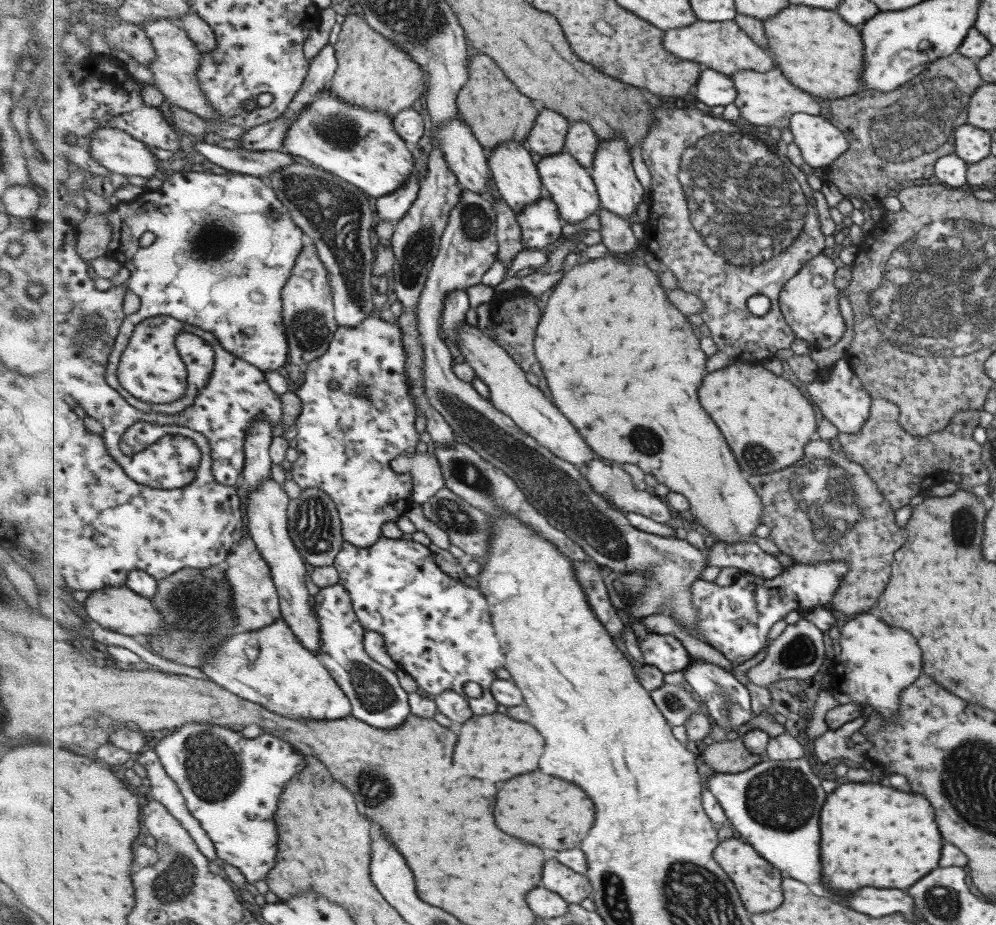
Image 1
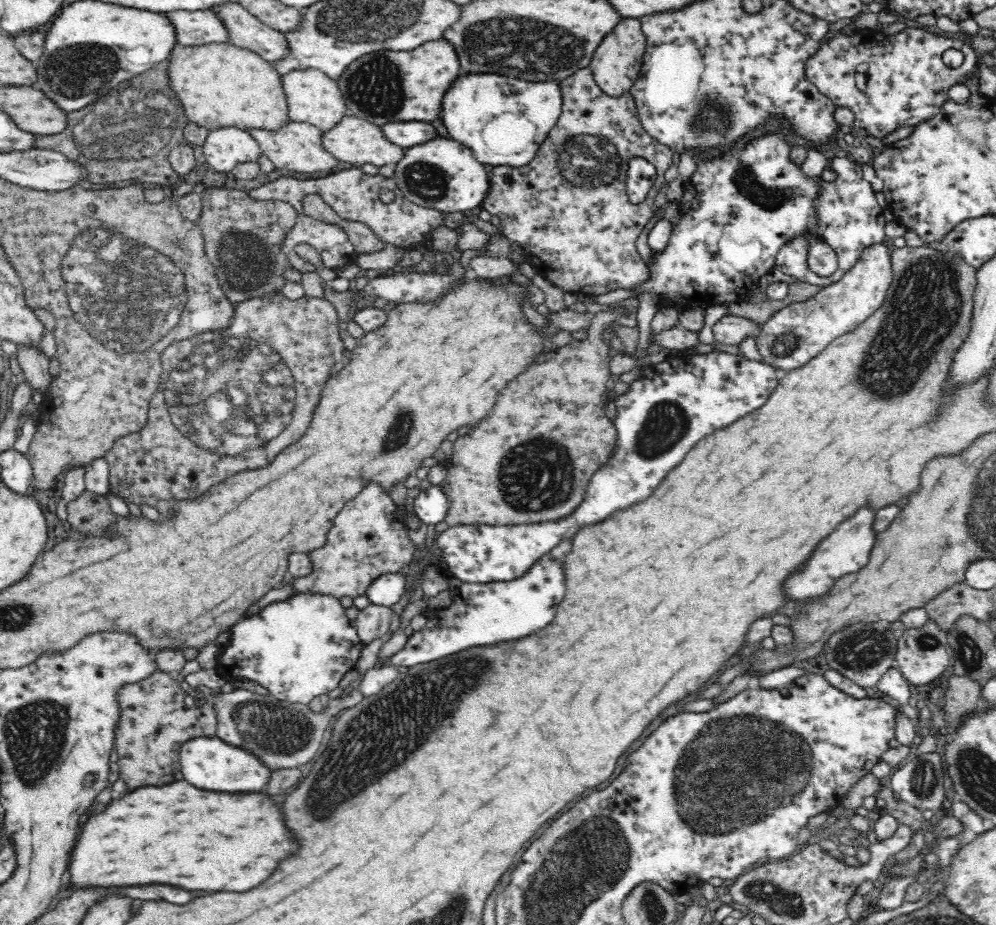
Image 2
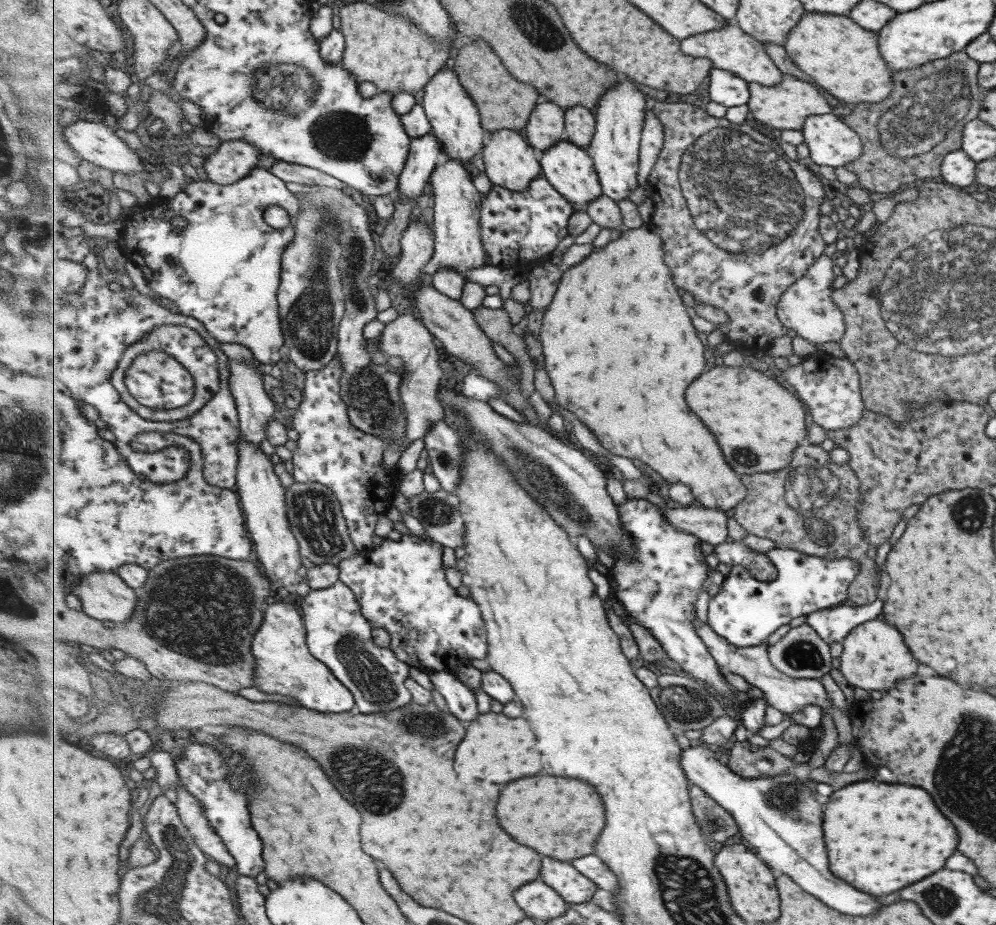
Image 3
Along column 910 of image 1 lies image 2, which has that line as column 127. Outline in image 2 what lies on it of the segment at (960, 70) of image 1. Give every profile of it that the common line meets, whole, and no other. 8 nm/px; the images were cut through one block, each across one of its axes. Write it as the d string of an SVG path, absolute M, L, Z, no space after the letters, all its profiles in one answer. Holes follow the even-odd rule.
M172 58L154 64L144 72L128 78L114 86L111 91L83 109L68 113L68 128L55 135L37 135L35 146L38 149L55 150L65 154L70 160L87 167L87 180L94 184L113 184L120 180L140 180L157 186L175 186L180 175L170 162L170 151L178 144L186 142L184 128L189 121L183 105L169 83L169 64Z

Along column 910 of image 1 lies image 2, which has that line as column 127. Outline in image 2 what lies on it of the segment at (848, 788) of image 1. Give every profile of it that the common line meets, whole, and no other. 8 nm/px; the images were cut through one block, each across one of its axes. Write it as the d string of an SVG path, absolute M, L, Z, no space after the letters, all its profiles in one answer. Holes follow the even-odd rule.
M180 780L162 788L138 788L92 816L82 828L82 836L70 856L68 872L72 884L84 888L172 884L186 890L246 892L262 884L276 870L278 862L294 854L294 850L298 850L298 842L286 828L278 804L268 794L214 794Z

